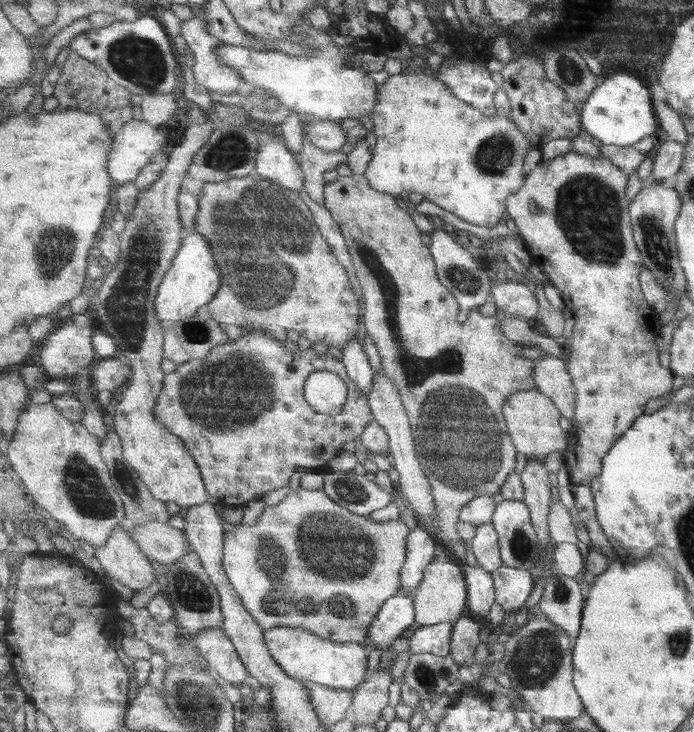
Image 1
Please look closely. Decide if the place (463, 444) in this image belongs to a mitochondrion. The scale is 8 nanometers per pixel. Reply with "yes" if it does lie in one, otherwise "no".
yes

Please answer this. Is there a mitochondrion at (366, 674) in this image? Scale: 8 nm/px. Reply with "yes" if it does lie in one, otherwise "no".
no

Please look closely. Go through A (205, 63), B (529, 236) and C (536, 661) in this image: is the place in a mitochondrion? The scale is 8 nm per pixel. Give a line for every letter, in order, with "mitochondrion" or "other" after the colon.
A: other
B: other
C: mitochondrion

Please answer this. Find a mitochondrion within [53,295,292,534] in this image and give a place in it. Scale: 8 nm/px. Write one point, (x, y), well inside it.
(226, 394)

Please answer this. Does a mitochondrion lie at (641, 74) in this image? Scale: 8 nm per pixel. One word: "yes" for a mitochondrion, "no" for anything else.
no

